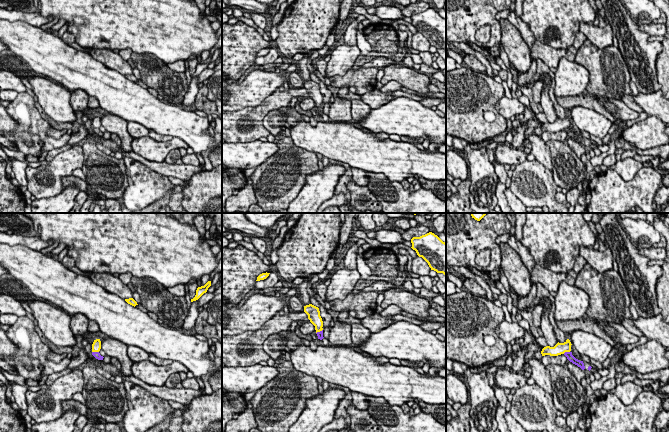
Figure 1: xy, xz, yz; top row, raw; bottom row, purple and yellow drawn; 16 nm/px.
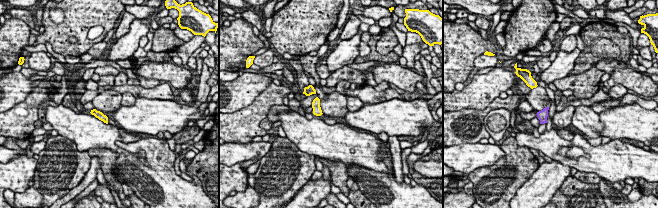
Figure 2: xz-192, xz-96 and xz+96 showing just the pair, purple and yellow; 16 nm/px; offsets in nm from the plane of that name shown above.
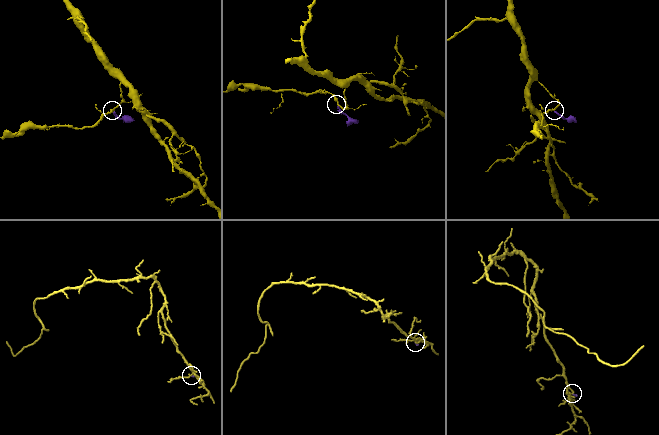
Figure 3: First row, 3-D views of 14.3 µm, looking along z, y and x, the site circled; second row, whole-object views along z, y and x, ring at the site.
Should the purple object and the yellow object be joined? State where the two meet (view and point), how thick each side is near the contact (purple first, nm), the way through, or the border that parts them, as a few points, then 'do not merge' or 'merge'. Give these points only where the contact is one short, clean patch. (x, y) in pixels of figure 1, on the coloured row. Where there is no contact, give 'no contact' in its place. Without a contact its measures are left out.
contact xy (95, 352); calibres 100 and 160 nm; border xy (92, 351), (98, 352); do not merge

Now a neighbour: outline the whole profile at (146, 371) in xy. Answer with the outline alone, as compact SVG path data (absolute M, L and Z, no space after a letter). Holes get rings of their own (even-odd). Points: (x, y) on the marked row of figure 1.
M149 360L135 362L131 366L132 374L149 385L164 386L168 377L173 373L185 372L189 370L178 361L173 361L169 365L155 365Z

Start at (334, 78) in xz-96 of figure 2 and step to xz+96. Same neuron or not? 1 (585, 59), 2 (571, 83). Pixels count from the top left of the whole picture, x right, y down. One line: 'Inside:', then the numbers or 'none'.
Inside: 2

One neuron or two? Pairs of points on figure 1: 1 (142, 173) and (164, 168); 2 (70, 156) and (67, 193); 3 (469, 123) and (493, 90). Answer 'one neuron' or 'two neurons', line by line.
1: two neurons
2: two neurons
3: one neuron

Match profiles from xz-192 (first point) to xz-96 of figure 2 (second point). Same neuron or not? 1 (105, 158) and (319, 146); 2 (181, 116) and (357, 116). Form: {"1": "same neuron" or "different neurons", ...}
{"1": "different neurons", "2": "same neuron"}

